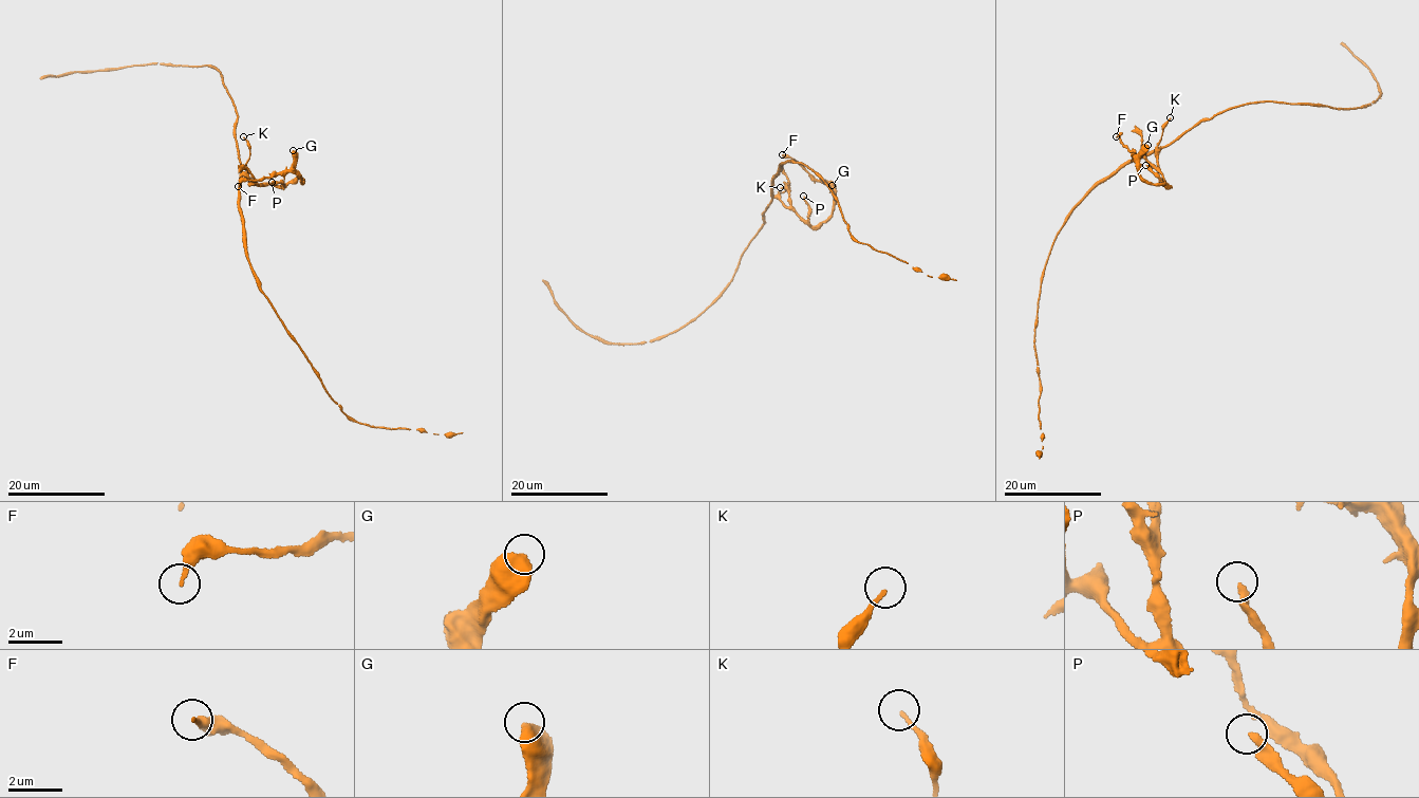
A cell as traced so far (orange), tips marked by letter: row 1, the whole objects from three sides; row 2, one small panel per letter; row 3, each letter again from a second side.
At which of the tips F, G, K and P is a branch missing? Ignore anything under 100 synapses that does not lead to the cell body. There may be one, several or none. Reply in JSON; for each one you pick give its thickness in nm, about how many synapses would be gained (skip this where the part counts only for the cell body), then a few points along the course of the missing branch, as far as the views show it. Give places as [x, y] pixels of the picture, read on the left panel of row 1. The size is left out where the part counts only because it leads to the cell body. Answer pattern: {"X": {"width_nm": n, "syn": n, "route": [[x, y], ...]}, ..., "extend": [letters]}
{"extend": []}

